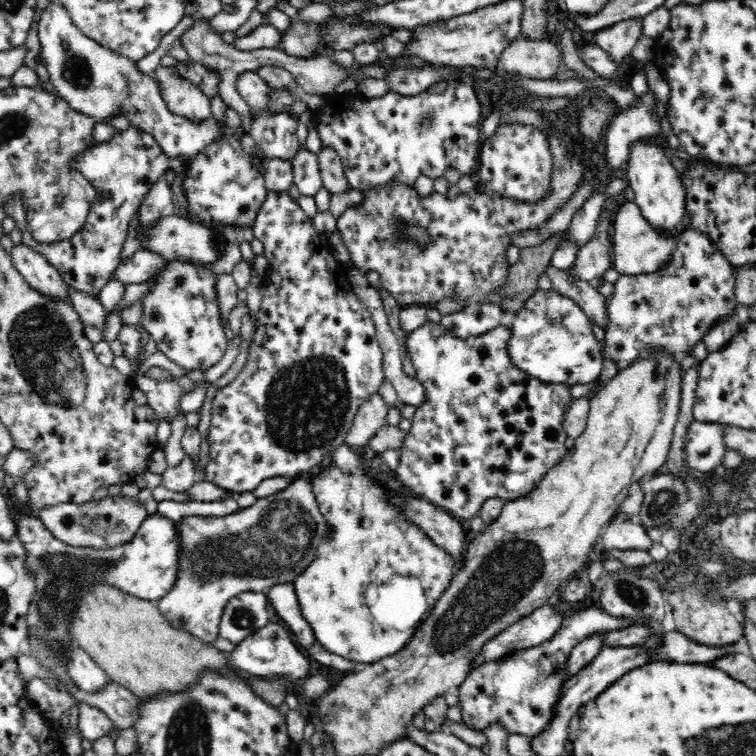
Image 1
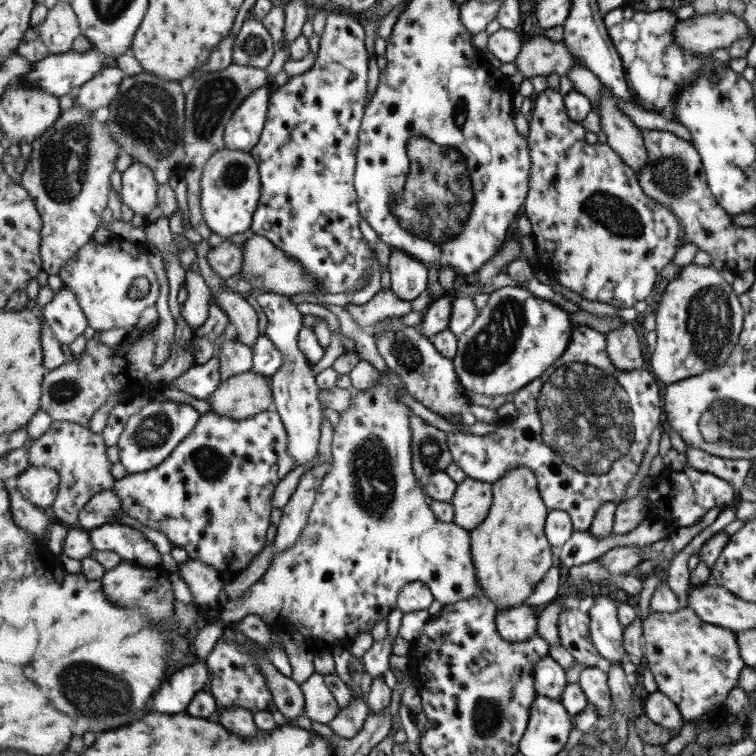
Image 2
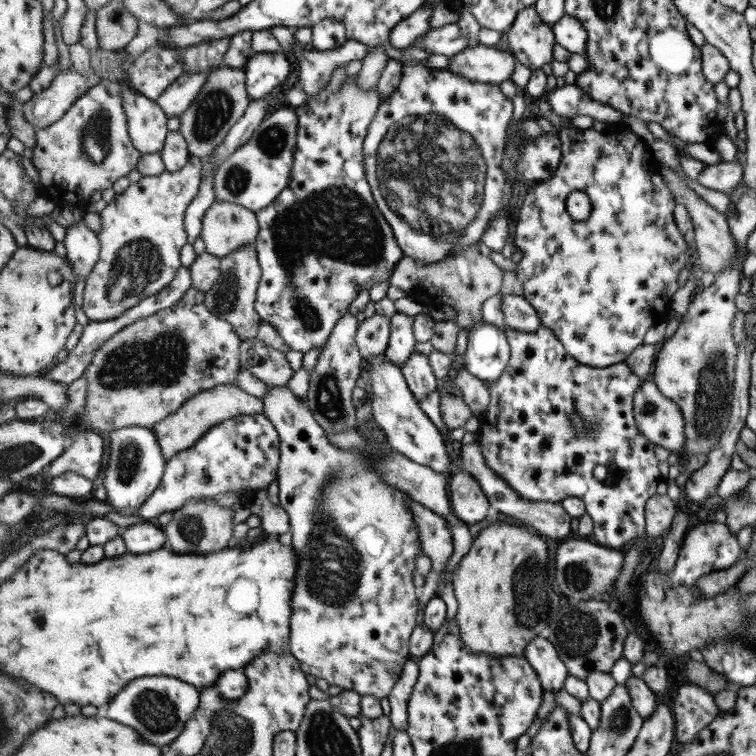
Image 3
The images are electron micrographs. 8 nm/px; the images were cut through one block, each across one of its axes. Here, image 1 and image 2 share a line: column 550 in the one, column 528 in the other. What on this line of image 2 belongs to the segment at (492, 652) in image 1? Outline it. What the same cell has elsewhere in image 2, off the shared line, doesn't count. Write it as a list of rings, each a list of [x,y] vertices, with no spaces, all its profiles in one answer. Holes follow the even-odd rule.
[[[530,606],[501,609],[497,614],[497,630],[503,640],[523,642],[538,633],[540,616],[533,614]]]

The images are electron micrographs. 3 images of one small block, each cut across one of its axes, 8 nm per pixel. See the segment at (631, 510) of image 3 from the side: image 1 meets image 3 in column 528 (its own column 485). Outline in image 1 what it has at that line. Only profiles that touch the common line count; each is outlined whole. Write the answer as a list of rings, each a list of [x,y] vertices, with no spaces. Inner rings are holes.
[[[426,321],[418,327],[418,330],[414,330],[412,336],[407,340],[409,360],[413,364],[416,380],[420,381],[426,391],[428,391],[428,402],[418,406],[416,416],[412,418],[412,426],[406,434],[406,440],[404,440],[396,475],[398,480],[404,485],[404,489],[412,492],[417,497],[428,500],[435,506],[445,509],[447,514],[454,519],[472,520],[475,515],[479,515],[482,504],[488,498],[504,498],[505,501],[510,501],[520,498],[520,496],[526,496],[544,478],[547,470],[550,470],[550,467],[554,466],[567,451],[564,445],[567,434],[561,427],[561,420],[566,407],[574,400],[570,393],[570,387],[562,384],[543,384],[543,382],[535,380],[535,378],[531,378],[515,368],[510,362],[506,350],[509,336],[509,329],[503,325],[494,327],[492,330],[482,334],[460,337],[454,331],[442,326],[442,323]]]

